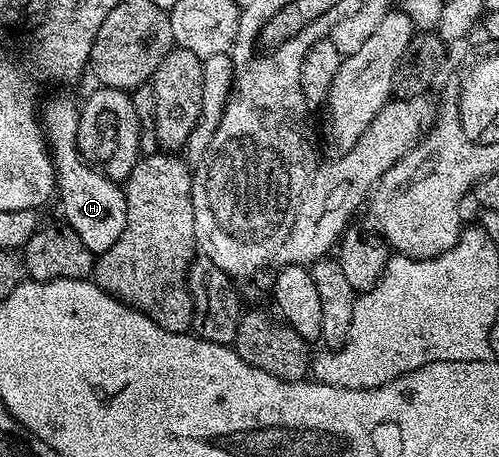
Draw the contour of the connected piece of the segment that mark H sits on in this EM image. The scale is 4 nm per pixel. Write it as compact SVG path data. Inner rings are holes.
M56 96L45 104L43 101L42 127L56 165L56 187L61 195L63 219L72 227L74 234L86 242L86 250L99 254L110 250L110 246L122 238L122 230L126 230L126 198L123 187L117 181L103 176L81 156L78 150L79 121L80 104L70 97Z

